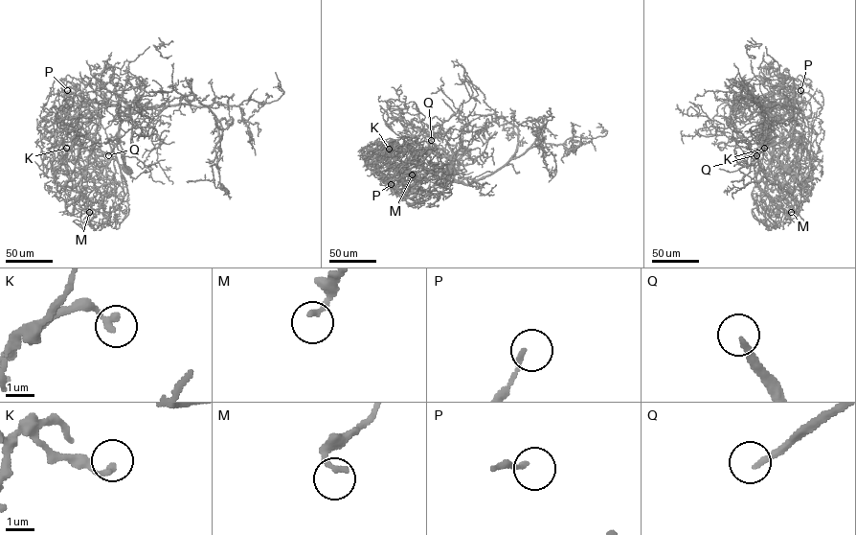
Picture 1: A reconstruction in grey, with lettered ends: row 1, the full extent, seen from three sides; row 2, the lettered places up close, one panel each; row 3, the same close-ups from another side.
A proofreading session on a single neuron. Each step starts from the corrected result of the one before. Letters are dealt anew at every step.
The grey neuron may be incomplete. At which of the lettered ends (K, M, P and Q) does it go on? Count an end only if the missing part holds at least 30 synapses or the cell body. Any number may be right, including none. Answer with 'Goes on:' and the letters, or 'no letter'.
Goes on: Q

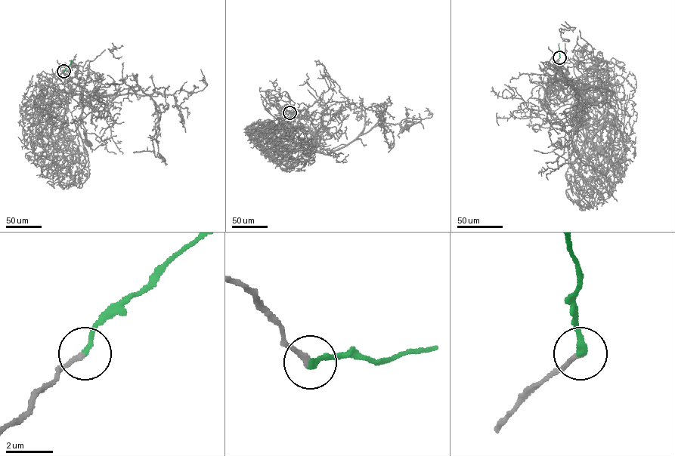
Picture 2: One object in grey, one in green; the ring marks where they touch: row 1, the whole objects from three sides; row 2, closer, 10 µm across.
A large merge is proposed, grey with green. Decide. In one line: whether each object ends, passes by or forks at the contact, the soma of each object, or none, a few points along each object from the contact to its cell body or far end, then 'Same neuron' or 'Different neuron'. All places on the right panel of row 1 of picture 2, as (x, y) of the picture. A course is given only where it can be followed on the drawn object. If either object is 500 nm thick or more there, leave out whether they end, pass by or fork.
At the ring grey ends. At the ring green ends. Soma of grey: (601, 150). Soma of green: none. Course of grey: (559, 57), (561, 87), (573, 96), (583, 94), (607, 70), (613, 91), (602, 125), (592, 138), (600, 150). Course of green: (559, 57), (558, 43). Same neuron

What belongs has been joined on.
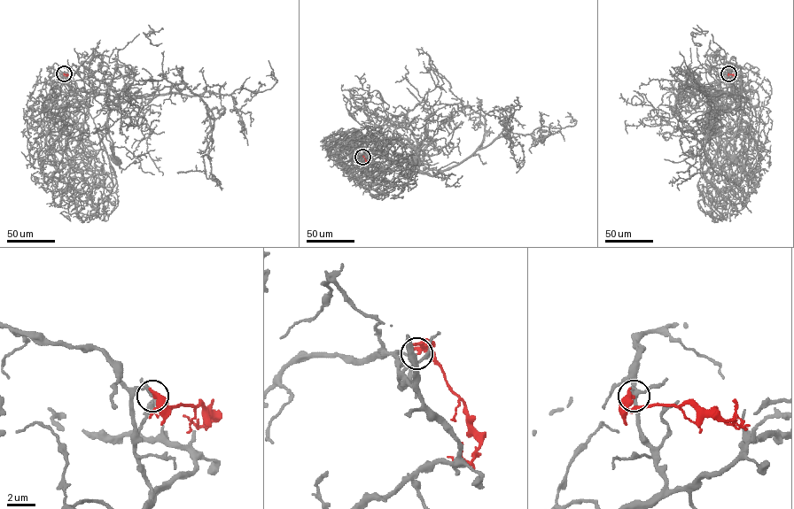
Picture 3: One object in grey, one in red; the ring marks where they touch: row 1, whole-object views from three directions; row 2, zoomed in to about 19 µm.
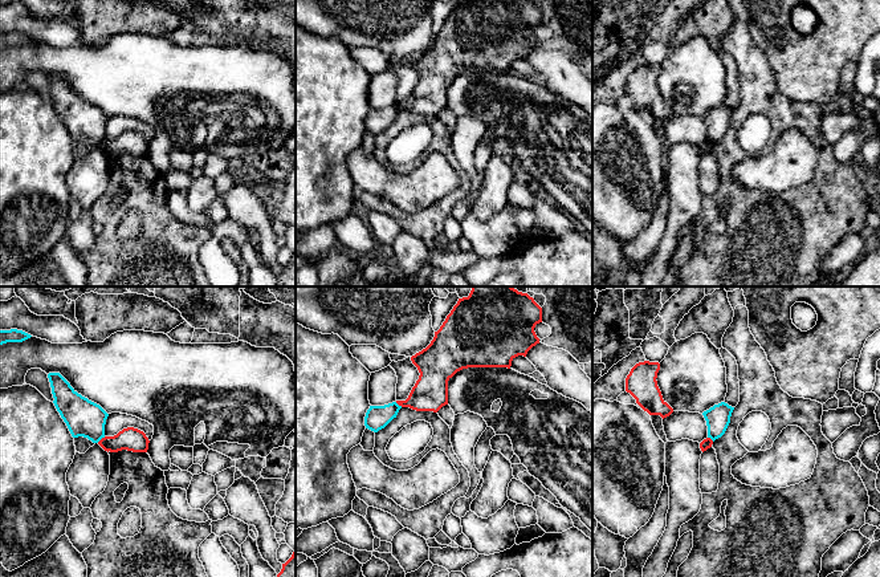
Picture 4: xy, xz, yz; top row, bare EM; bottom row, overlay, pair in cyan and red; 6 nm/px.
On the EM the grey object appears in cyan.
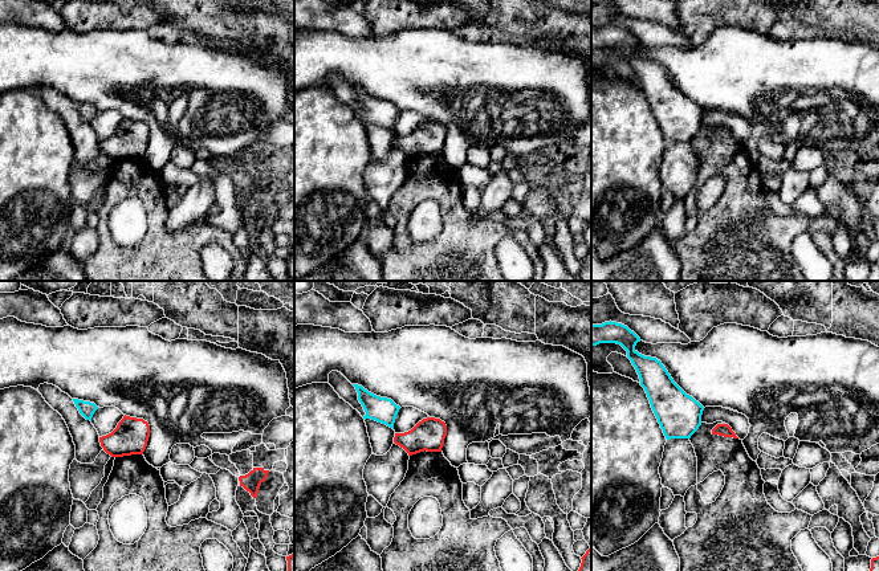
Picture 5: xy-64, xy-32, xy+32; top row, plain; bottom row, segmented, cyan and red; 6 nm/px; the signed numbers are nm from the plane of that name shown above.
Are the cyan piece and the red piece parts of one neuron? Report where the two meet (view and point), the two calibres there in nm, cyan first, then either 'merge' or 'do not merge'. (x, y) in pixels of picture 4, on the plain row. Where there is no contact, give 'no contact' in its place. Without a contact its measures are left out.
contact xy (101, 141); calibres 220 and 140 nm; do not merge

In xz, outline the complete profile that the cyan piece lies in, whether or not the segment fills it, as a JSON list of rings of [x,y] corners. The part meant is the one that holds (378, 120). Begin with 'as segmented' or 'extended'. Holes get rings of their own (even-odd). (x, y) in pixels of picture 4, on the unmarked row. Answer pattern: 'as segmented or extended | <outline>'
as segmented | [[[396,105],[384,107],[384,109],[370,109],[364,119],[364,129],[366,131],[378,135],[379,133],[384,131],[394,121],[396,121],[399,113]]]

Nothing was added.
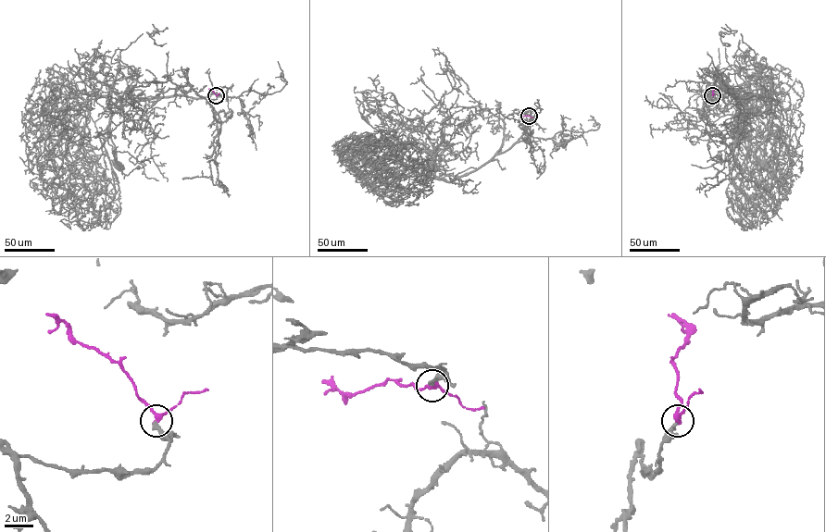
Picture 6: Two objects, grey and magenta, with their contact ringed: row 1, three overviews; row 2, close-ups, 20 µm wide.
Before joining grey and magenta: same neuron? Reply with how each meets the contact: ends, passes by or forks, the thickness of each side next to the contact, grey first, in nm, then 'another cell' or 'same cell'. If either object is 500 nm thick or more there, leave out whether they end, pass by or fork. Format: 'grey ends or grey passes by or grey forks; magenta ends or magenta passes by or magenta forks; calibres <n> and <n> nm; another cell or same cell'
grey ends; magenta passes by; calibres 240 and 280 nm; same cell

